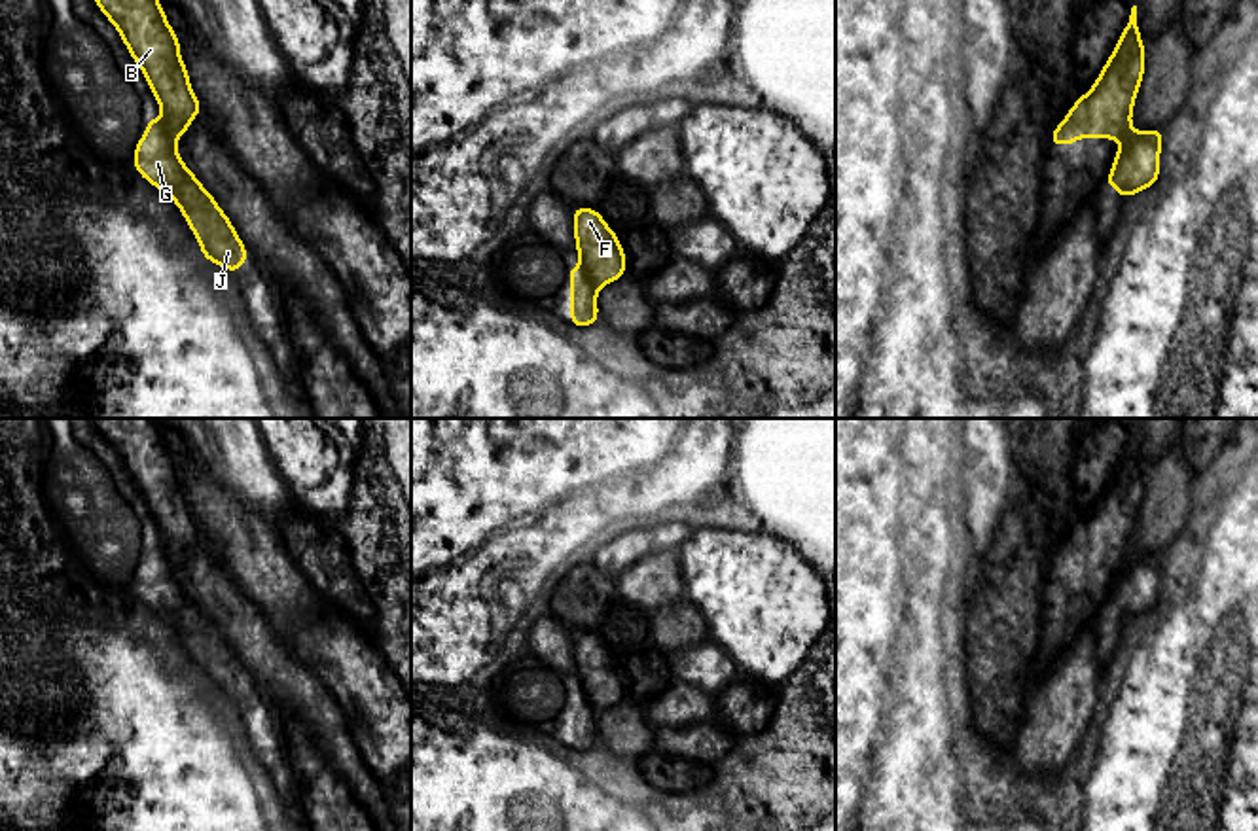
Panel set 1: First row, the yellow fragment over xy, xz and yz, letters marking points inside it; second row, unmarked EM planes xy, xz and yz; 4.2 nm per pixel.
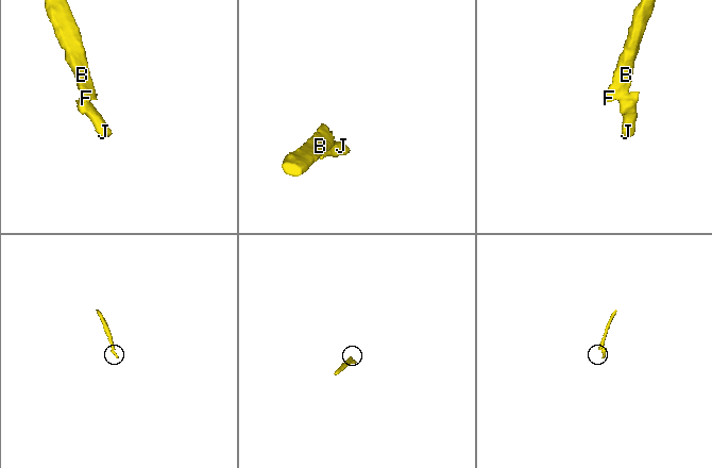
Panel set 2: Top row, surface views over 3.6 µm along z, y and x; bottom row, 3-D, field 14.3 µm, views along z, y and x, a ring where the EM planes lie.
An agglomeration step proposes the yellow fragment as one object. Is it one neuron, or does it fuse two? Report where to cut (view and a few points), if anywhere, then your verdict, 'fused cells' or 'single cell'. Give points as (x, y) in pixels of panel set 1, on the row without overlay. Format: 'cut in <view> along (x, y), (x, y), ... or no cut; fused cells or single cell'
cut in xy along (161, 544), (173, 565); fused cells

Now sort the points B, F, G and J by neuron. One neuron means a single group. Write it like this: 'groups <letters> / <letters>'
groups B F / G J

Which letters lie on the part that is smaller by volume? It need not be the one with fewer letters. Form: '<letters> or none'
G, J

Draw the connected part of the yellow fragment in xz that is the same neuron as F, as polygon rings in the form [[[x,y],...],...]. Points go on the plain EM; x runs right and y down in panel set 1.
[[[587,630],[572,636],[576,676],[597,712],[616,706],[625,698],[625,676],[618,655],[610,655],[604,642]]]

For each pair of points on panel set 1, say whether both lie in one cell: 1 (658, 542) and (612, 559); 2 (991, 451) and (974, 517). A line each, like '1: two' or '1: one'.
1: one
2: one

